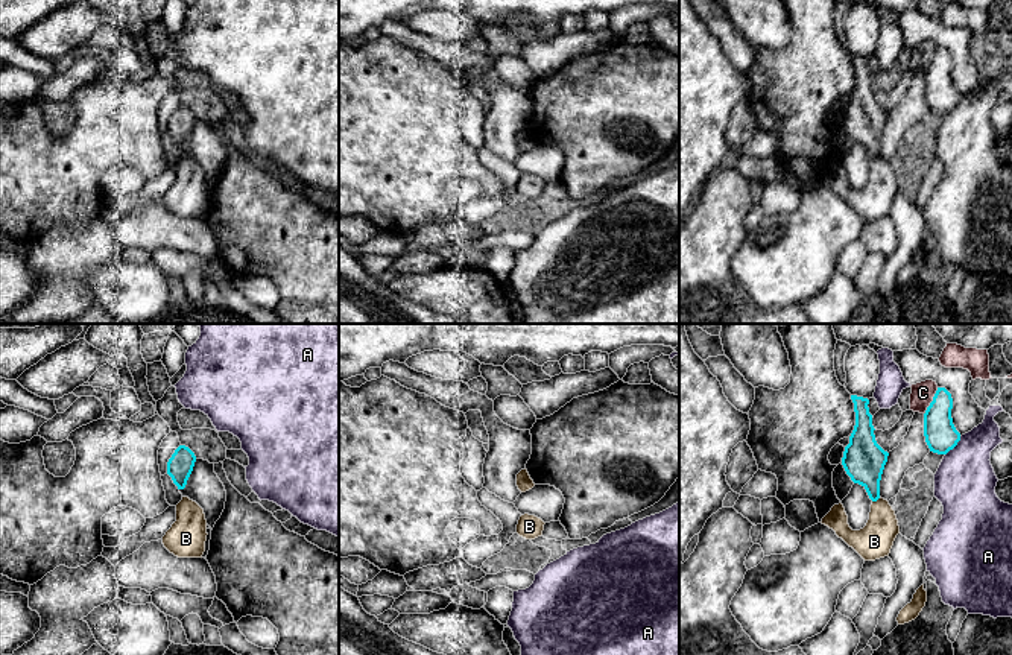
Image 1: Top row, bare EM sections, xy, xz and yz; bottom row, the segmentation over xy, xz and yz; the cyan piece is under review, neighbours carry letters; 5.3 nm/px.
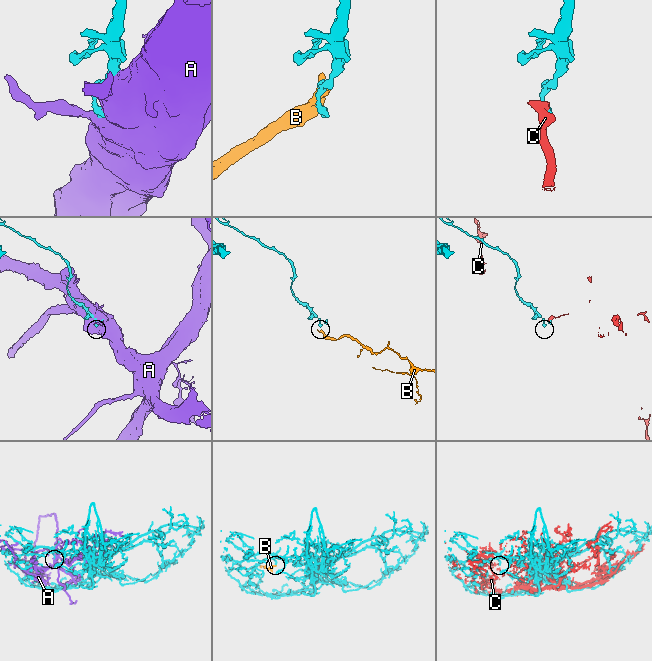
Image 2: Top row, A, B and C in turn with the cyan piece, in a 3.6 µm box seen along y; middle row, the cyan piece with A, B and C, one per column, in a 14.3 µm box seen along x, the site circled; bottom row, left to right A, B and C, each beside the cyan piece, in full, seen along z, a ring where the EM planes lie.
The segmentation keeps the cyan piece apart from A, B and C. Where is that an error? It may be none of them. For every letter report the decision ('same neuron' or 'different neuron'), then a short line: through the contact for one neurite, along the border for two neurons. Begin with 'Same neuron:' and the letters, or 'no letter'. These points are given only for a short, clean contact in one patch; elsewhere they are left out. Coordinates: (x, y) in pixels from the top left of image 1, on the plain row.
Same neuron: B
A: different neuron
B: same neuron; line yz (863, 119), (876, 160), (877, 198), (874, 201)
C: different neuron; line yz (938, 47), (924, 73)

